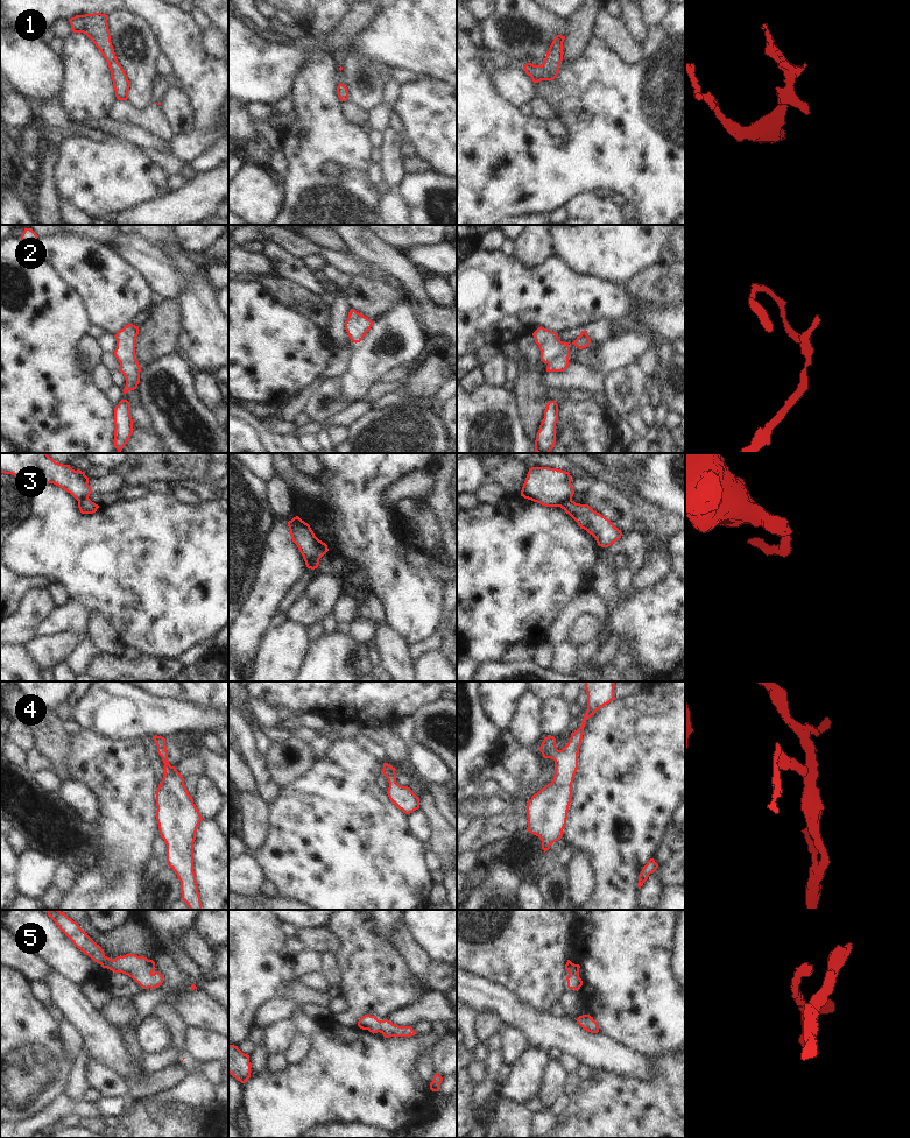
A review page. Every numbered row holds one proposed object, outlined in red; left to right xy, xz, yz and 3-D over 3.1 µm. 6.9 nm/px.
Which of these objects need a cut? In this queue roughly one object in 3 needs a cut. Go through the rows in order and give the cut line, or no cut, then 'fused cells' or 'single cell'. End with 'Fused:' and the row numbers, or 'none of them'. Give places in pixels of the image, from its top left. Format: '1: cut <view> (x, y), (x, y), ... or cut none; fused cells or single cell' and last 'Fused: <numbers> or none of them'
1: cut none; single cell
2: cut none; single cell
3: cut xz (318, 558), (307, 566); fused cells
4: cut none; single cell
5: cut none; single cell
Fused: 3

